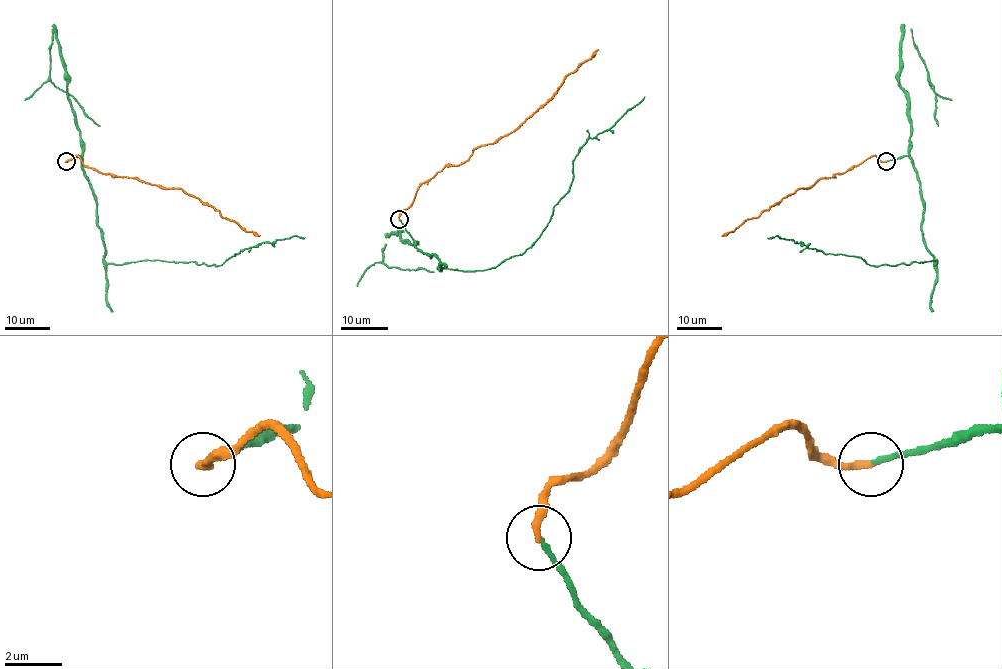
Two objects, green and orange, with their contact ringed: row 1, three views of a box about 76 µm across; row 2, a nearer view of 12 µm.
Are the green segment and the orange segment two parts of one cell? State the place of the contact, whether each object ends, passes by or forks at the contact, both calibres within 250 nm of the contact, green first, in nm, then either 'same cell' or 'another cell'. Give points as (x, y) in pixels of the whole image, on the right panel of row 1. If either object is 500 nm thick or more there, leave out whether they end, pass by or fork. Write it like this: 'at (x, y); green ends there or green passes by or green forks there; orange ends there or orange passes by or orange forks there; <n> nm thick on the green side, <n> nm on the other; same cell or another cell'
at (886, 161); green ends there; orange ends there; 180 nm thick on the green side, 280 nm on the other; same cell

